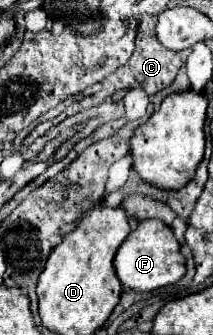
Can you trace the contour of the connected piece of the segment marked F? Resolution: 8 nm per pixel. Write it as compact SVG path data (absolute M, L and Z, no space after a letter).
M159 220L139 222L137 228L119 246L113 264L121 284L137 292L151 292L163 288L175 284L185 276L185 256L181 254L181 244L173 236L173 230L167 224L159 224Z

